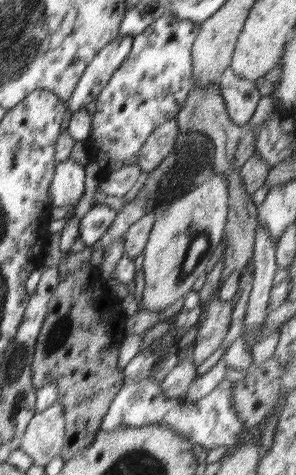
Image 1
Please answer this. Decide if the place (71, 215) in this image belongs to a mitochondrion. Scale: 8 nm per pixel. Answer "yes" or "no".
no

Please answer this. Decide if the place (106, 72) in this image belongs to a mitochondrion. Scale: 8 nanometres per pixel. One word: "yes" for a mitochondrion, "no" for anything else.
no

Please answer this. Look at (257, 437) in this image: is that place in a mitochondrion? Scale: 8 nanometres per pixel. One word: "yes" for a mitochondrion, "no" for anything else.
no

